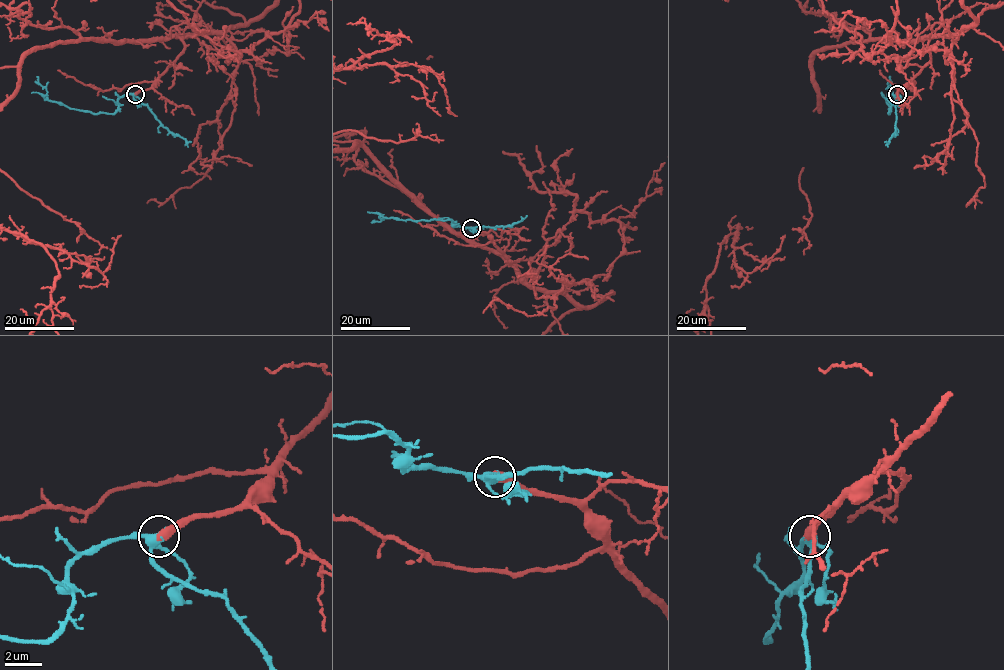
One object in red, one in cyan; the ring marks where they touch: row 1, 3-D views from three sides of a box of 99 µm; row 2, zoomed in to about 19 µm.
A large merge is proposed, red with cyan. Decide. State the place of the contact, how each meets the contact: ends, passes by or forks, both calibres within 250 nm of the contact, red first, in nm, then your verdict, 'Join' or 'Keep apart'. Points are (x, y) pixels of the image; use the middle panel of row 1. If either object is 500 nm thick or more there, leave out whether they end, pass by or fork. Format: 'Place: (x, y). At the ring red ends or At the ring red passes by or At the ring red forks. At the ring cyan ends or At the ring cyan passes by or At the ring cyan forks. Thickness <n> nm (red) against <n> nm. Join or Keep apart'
Place: (471, 228). At the ring red ends. At the ring cyan forks. Thickness 460 nm (red) against 340 nm. Join

